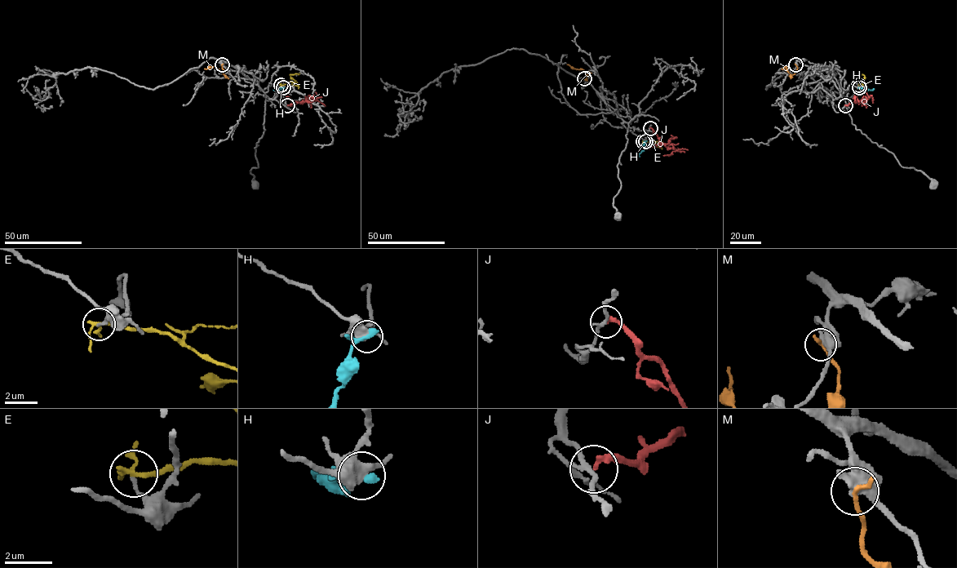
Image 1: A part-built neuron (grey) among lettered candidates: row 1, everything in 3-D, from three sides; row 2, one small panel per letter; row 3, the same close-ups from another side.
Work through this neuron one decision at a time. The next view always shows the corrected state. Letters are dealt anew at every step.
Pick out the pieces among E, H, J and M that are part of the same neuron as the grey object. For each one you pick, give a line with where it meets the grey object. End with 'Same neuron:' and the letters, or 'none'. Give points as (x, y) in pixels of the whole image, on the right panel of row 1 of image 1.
Same neuron: none

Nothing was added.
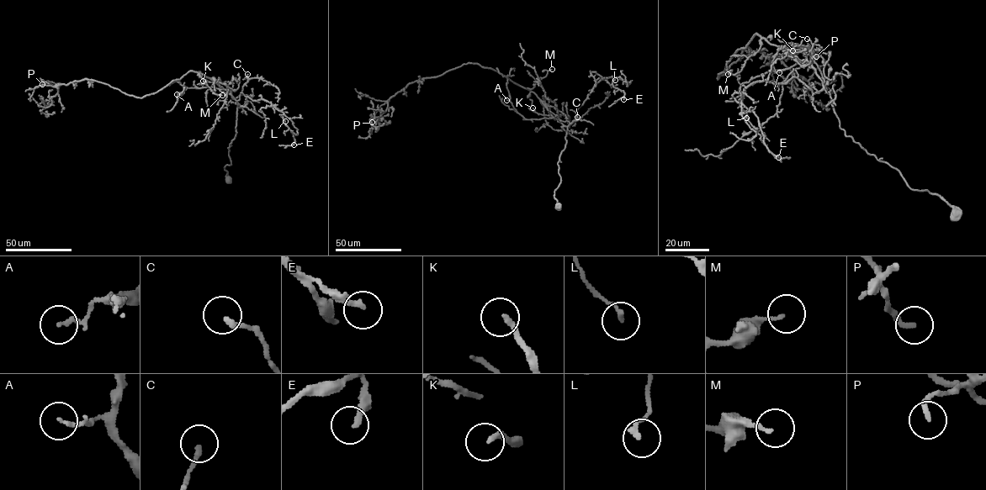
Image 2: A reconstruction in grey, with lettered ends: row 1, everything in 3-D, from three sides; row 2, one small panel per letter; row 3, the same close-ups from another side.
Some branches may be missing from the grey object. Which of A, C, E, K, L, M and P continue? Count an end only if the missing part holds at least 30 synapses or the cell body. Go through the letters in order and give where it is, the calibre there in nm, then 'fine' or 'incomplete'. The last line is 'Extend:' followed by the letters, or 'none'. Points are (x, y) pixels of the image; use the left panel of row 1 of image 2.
A: (177, 94) | 160 nm | fine
C: (247, 74) | 200 nm | fine
E: (294, 144) | 240 nm | fine
K: (203, 81) | 200 nm | incomplete
L: (285, 121) | 190 nm | fine
M: (222, 95) | 130 nm | fine
P: (42, 84) | 240 nm | fine
Extend: K

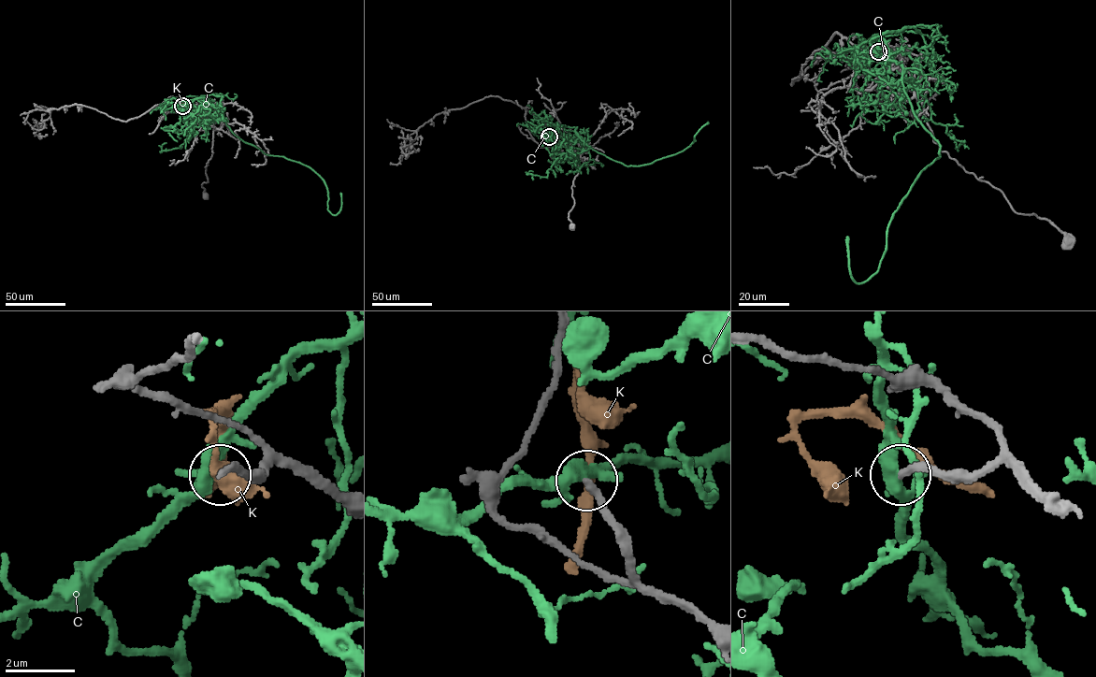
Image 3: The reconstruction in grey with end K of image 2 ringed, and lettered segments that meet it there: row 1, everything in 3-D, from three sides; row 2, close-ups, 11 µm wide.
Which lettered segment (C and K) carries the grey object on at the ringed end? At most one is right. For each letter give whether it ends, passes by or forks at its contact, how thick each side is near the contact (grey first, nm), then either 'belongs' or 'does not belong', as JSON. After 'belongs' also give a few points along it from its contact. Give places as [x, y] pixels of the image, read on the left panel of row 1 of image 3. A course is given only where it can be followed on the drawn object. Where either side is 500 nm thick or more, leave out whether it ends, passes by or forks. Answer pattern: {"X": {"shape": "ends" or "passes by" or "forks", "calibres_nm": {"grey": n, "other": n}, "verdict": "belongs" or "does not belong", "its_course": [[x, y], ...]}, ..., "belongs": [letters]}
{"C": {"shape": "forks", "calibres_nm": {"grey": 220, "other": 320}, "verdict": "does not belong"}, "K": {"shape": "passes by", "calibres_nm": {"grey": 260, "other": 320}, "verdict": "does not belong"}, "belongs": []}

